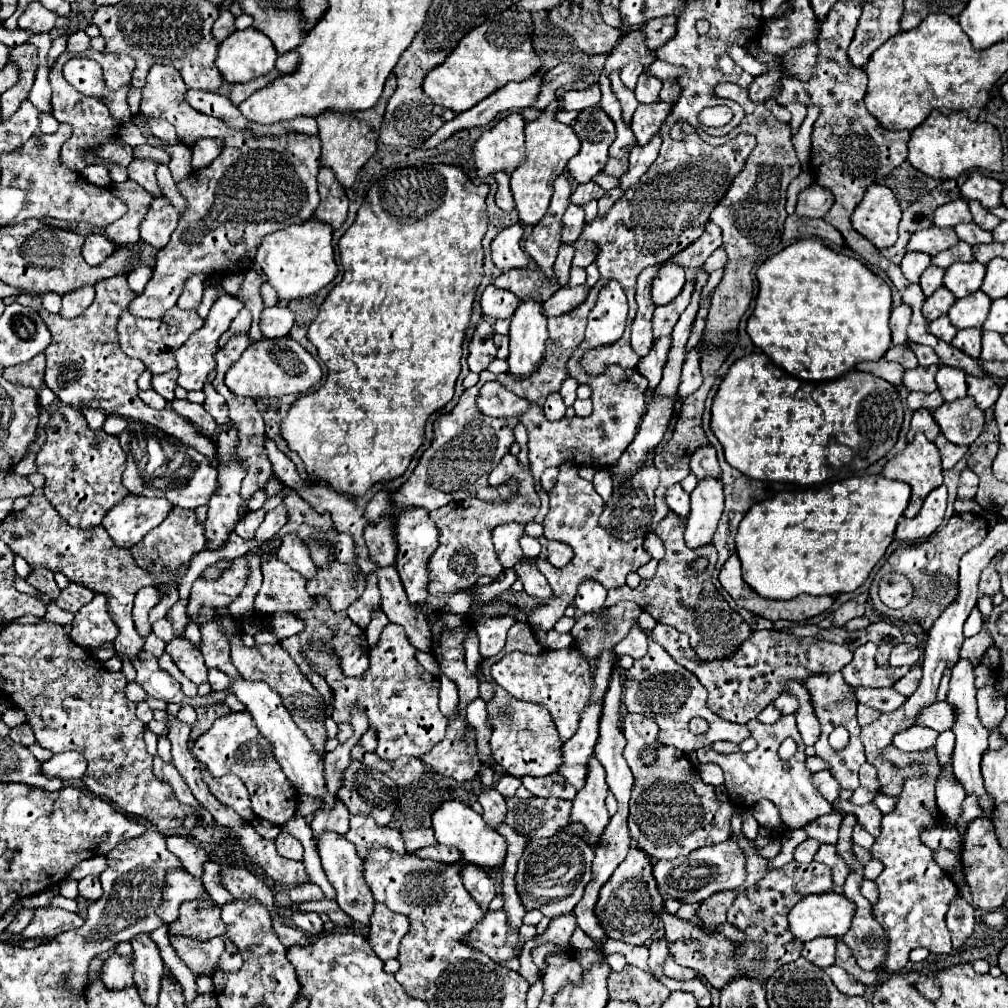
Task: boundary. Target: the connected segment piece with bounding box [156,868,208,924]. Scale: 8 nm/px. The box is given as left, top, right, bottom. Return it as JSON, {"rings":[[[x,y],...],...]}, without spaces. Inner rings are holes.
{"rings":[[[184,868],[166,870],[166,886],[162,890],[162,900],[156,908],[156,914],[164,924],[172,924],[174,914],[178,914],[178,908],[184,900],[192,900],[204,894],[208,892],[204,890],[202,882],[188,874]]]}

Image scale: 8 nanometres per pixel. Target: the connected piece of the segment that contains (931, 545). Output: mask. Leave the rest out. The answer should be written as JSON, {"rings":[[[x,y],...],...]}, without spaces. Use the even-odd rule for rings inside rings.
{"rings":[[[954,514],[948,524],[936,532],[934,536],[930,536],[924,542],[918,542],[914,546],[900,546],[898,550],[894,550],[890,554],[890,558],[886,560],[886,564],[880,568],[878,574],[888,574],[888,572],[898,572],[898,574],[906,574],[910,578],[910,582],[916,586],[916,598],[912,604],[908,604],[906,608],[900,610],[892,610],[888,608],[880,598],[878,598],[878,582],[872,582],[870,588],[870,598],[874,602],[874,608],[882,614],[886,614],[892,620],[900,620],[900,622],[916,622],[920,624],[924,630],[932,628],[932,622],[936,622],[936,618],[940,616],[940,610],[944,610],[944,606],[948,606],[948,602],[952,602],[952,598],[956,598],[956,582],[958,582],[958,560],[972,550],[974,546],[978,546],[984,540],[984,534],[988,532],[988,522],[984,516],[978,514]]]}

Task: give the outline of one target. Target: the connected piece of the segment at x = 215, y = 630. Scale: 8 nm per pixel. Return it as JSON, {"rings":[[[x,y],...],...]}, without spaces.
{"rings":[[[210,622],[200,628],[202,632],[202,656],[208,668],[218,668],[234,682],[240,674],[234,670],[232,662],[228,662],[228,642],[224,642],[224,634],[220,634],[220,622]]]}

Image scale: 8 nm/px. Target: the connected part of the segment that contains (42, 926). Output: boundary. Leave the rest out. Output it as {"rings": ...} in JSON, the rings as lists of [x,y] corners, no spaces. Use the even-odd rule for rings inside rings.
{"rings":[[[36,908],[32,922],[24,928],[24,938],[54,938],[66,930],[78,928],[84,920],[78,914],[66,912],[62,908]]]}

